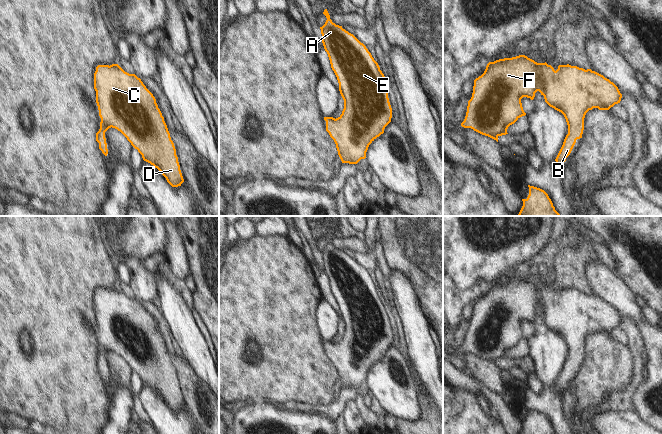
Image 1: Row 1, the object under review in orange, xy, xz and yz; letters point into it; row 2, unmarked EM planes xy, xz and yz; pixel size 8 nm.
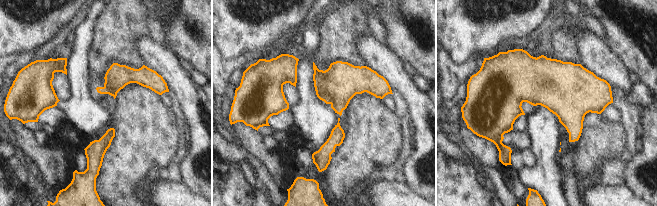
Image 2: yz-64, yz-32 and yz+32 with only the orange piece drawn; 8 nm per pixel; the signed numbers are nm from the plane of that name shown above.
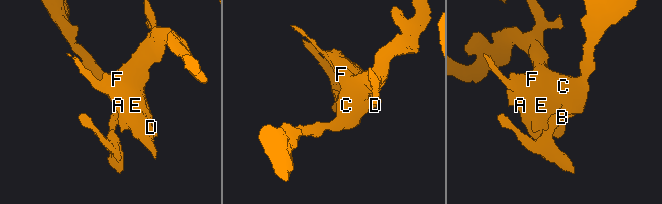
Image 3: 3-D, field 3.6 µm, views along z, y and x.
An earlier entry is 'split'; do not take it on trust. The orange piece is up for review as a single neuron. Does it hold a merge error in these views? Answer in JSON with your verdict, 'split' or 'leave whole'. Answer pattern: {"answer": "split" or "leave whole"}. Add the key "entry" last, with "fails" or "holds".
{"answer": "leave whole", "entry": "fails"}

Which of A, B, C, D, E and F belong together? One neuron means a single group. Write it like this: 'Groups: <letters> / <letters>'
Groups: A B C D E F

